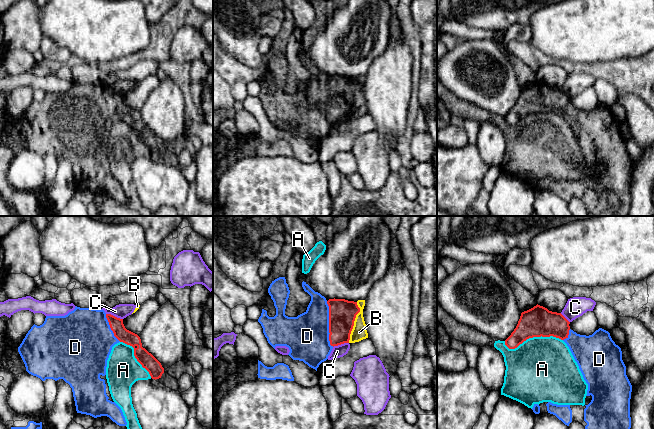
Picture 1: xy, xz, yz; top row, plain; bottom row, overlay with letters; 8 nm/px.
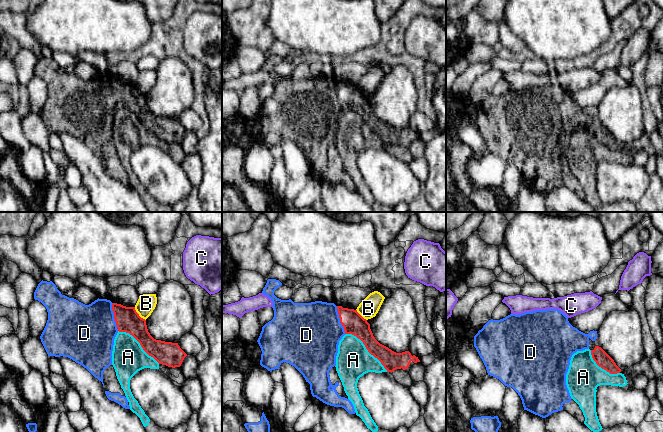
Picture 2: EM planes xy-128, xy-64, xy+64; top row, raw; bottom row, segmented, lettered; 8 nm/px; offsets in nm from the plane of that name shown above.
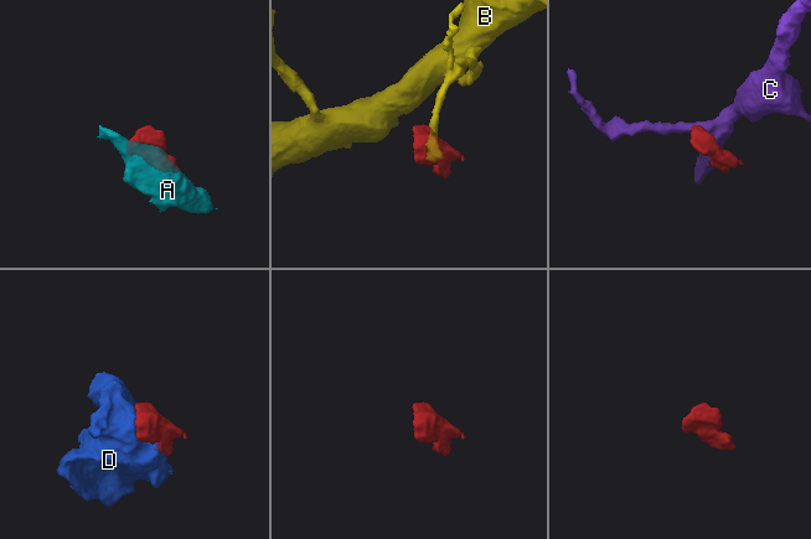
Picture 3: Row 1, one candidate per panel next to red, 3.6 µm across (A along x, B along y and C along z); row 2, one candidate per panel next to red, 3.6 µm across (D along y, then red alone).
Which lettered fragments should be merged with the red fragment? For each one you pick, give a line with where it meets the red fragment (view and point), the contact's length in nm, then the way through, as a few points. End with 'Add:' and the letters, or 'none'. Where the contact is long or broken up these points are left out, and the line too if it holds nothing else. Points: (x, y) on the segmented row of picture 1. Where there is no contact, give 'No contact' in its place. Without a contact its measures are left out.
D: Touches red at xz (329, 324). Shared border 380 nm
Add: D

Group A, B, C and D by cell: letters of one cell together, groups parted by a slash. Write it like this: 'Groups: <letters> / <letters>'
Groups: A / B / C / D

